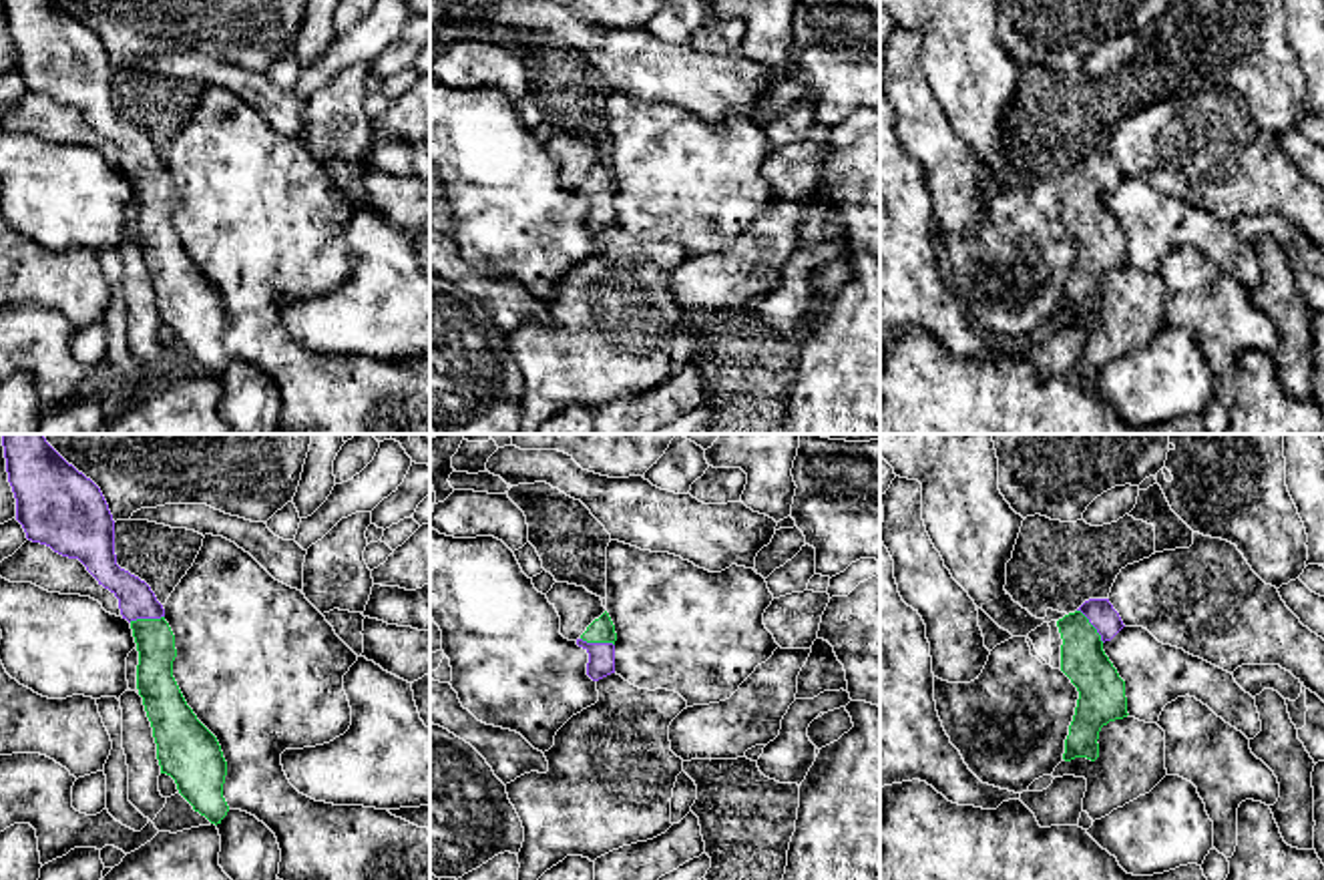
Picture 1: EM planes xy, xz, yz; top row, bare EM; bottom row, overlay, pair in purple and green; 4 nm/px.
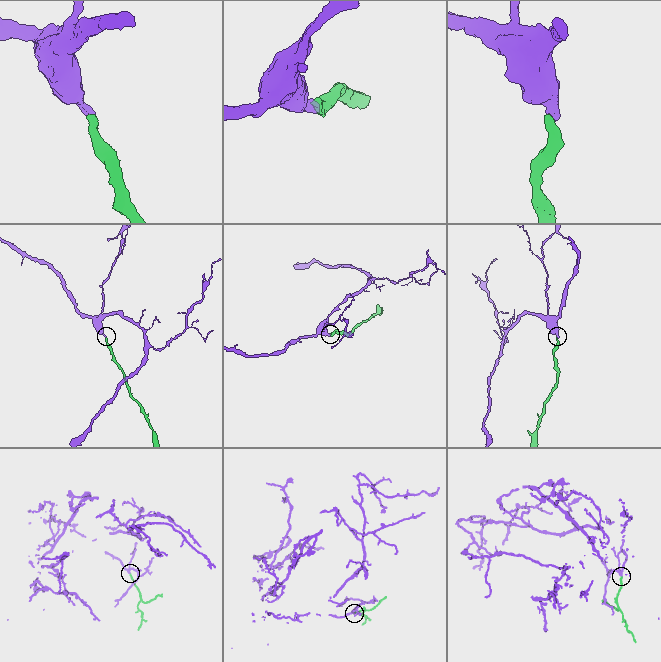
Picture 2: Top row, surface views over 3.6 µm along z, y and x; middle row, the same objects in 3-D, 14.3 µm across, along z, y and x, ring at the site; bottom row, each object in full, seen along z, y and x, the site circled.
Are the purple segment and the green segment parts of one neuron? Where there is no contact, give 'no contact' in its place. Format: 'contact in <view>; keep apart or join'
contact in xy; join

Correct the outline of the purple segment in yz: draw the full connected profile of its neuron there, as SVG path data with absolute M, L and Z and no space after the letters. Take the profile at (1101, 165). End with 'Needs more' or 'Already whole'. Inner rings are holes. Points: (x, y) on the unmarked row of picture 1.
M1089 149L1075 163L1057 171L1061 221L1079 241L1063 309L1099 307L1099 281L1115 269L1127 267L1125 231L1103 201L1125 175L1109 149Z. Needs more

